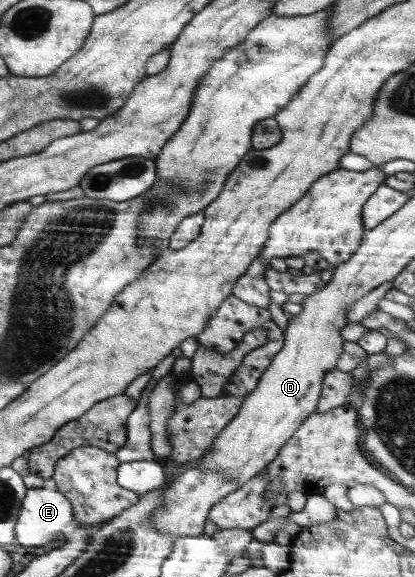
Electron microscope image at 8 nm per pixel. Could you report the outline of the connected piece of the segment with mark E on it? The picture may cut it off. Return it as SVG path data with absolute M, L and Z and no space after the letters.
M45 487L30 488L28 496L24 500L24 508L20 514L19 526L17 526L17 540L21 546L43 546L51 540L55 540L61 530L73 522L73 516L77 520L77 510L72 509L72 502L65 490L51 490Z

